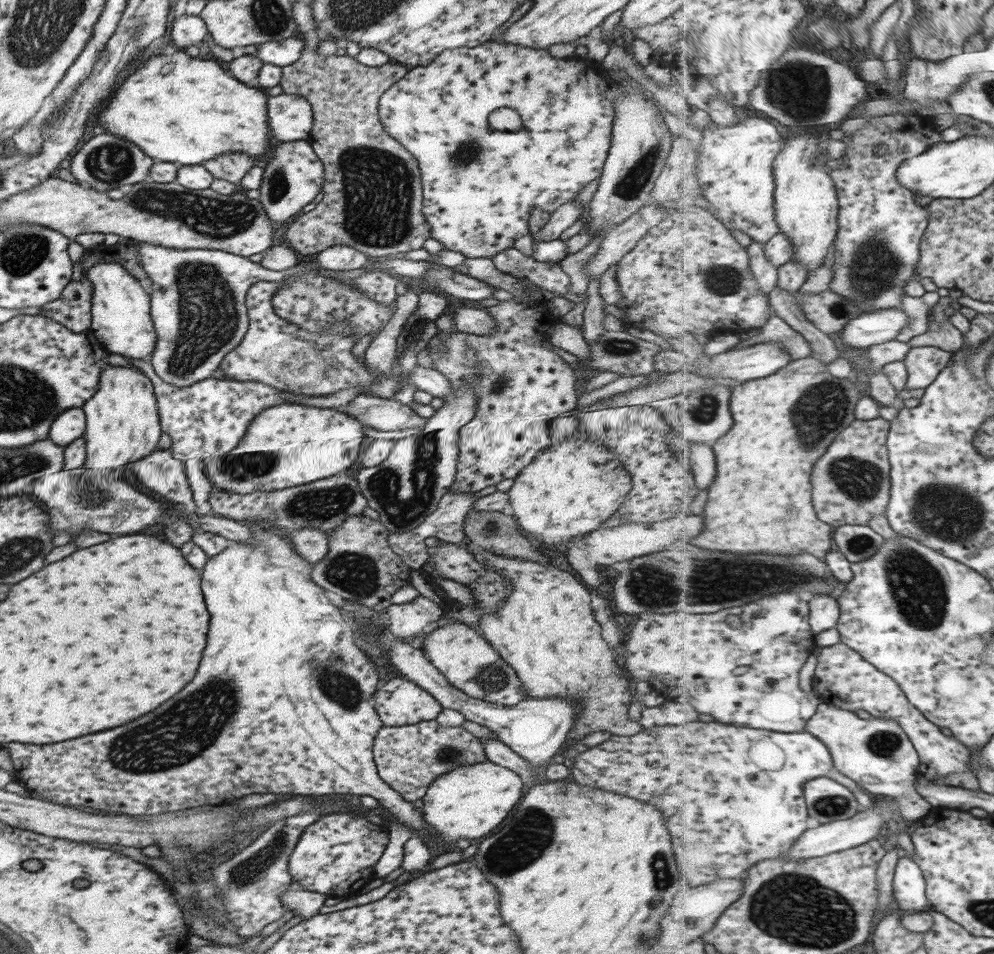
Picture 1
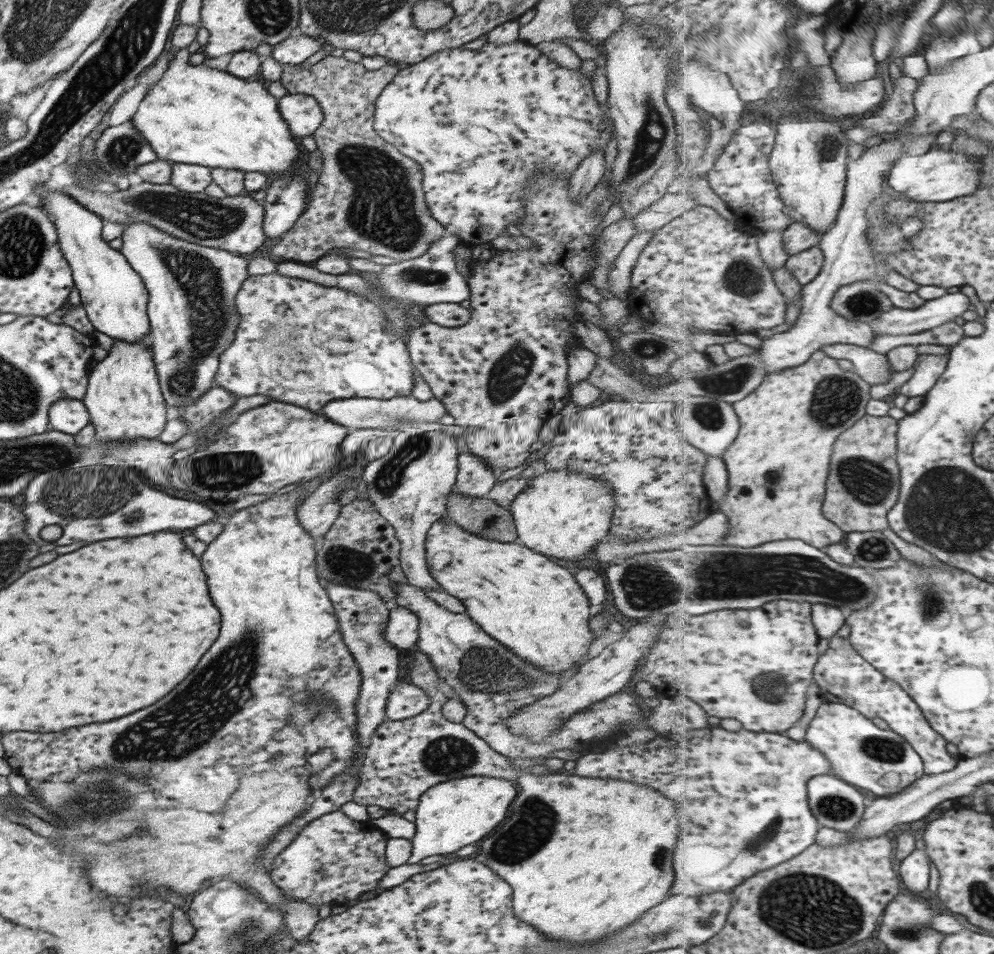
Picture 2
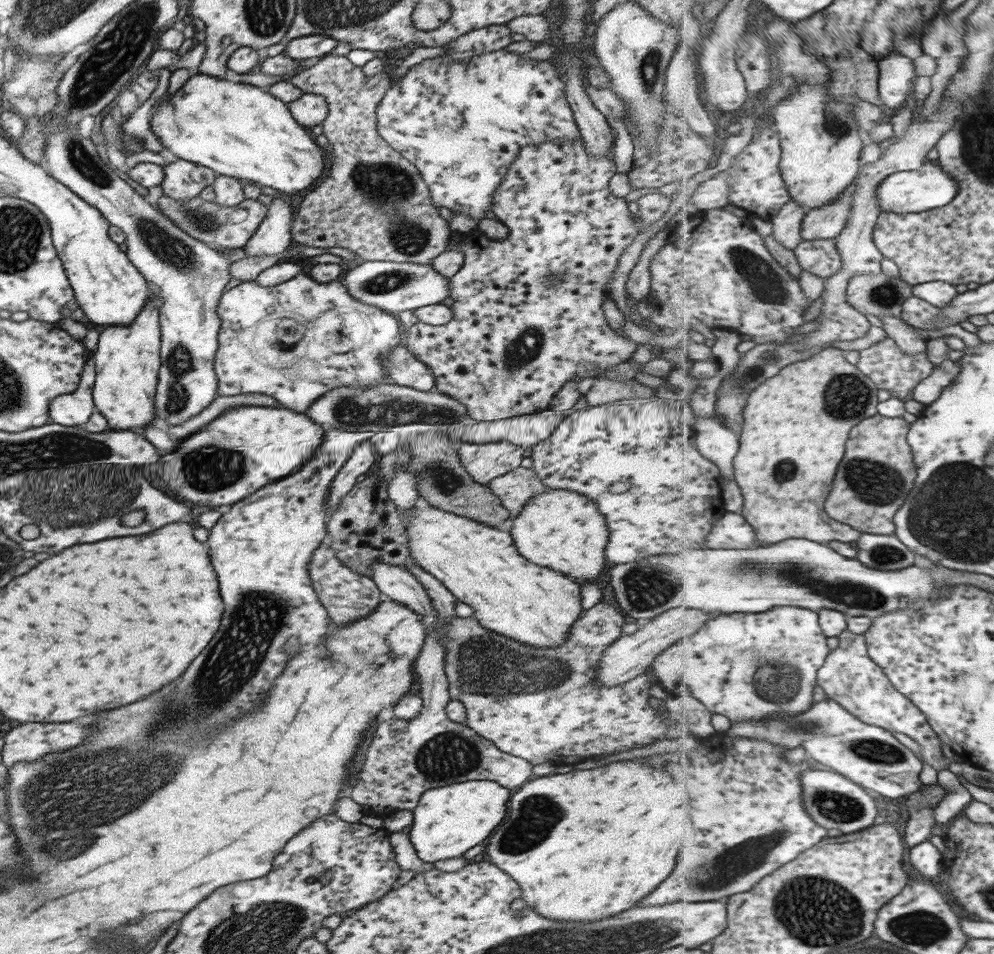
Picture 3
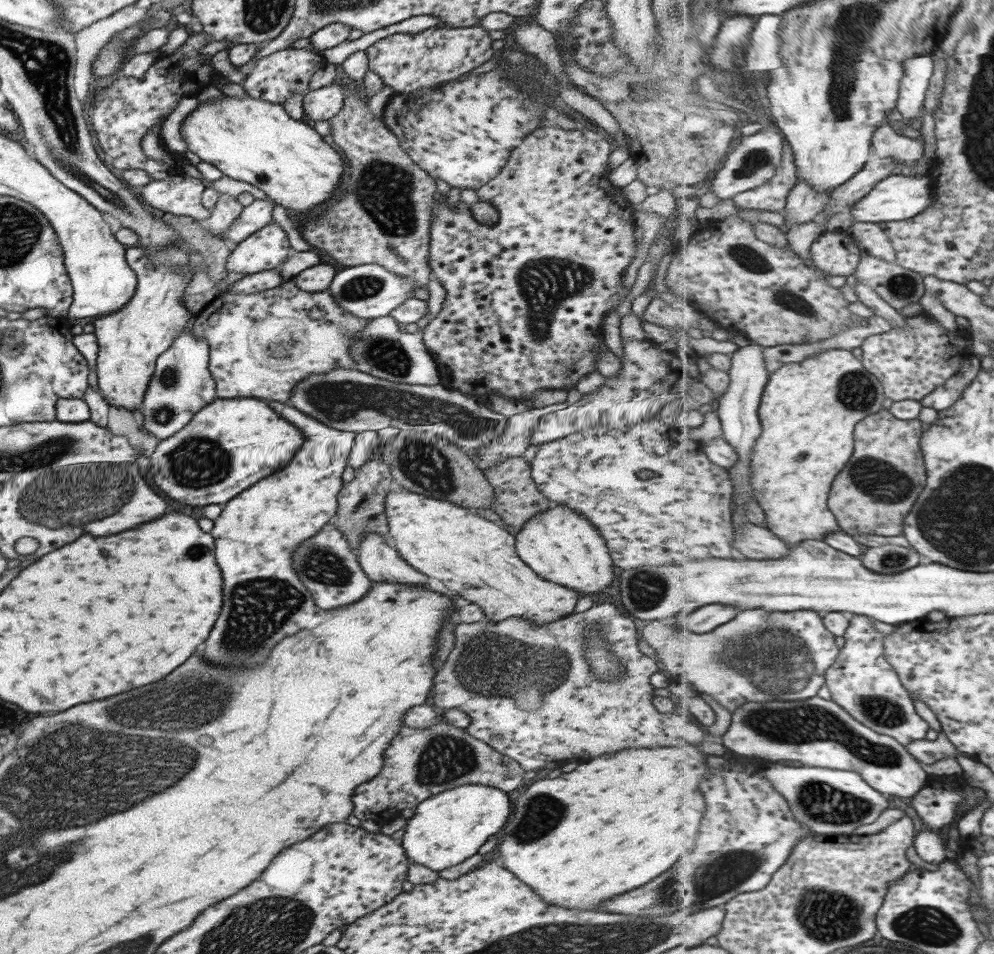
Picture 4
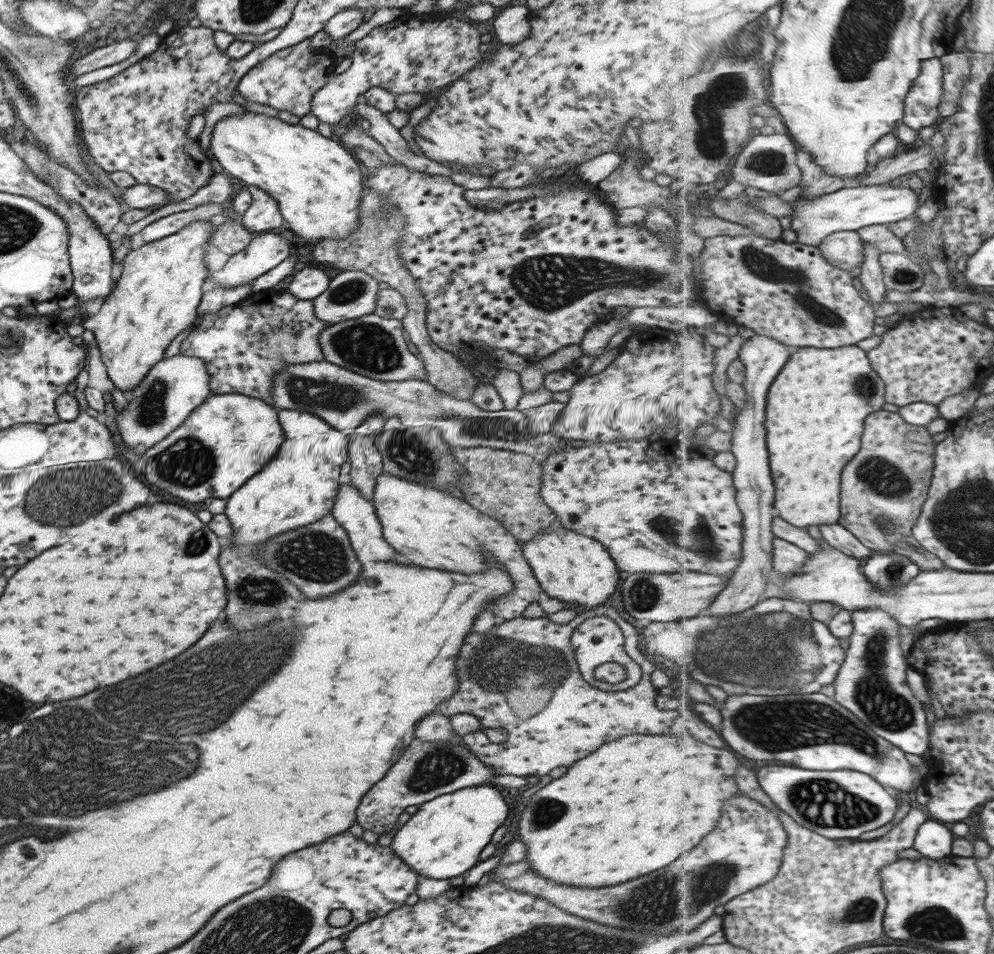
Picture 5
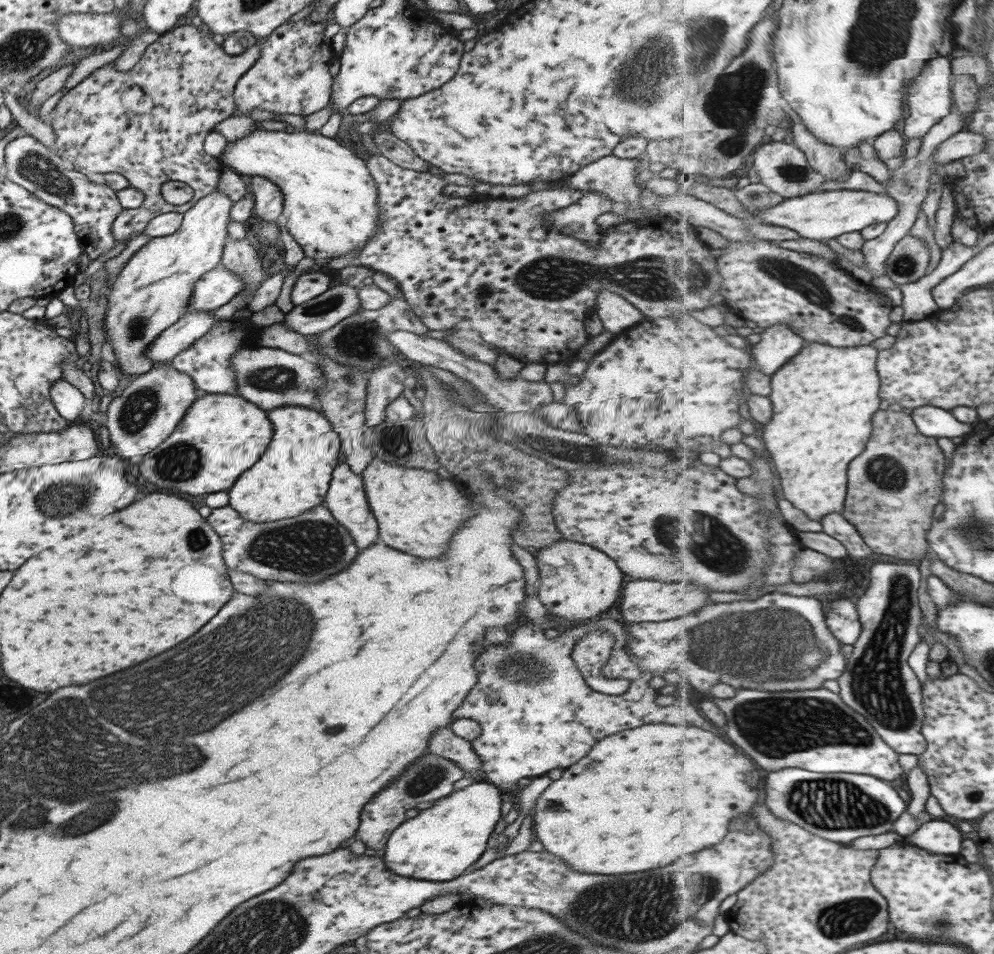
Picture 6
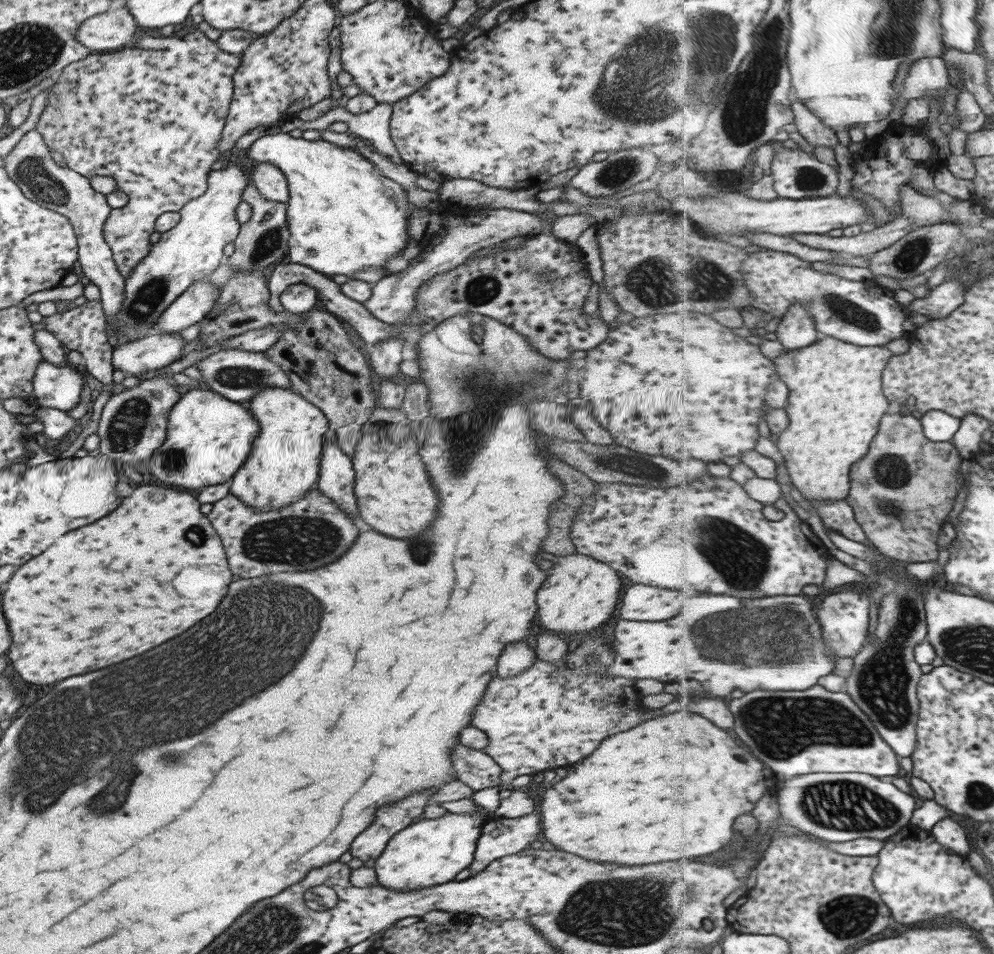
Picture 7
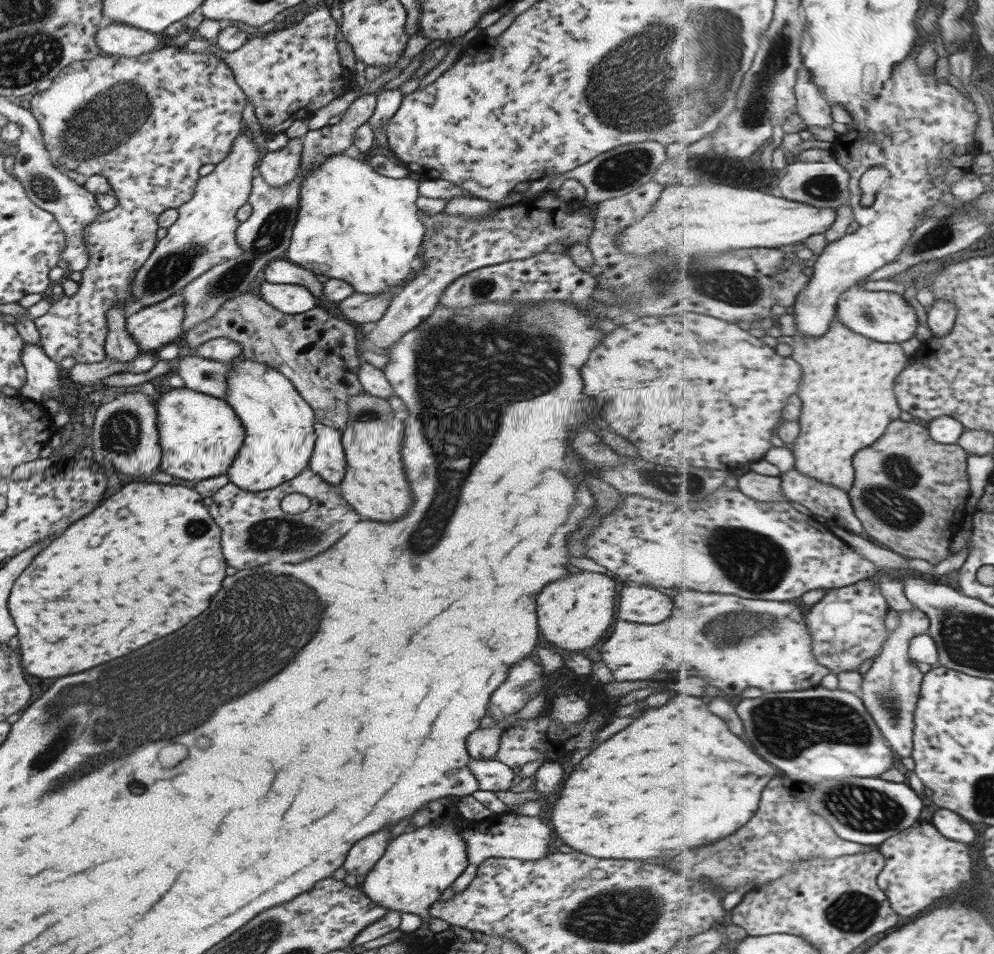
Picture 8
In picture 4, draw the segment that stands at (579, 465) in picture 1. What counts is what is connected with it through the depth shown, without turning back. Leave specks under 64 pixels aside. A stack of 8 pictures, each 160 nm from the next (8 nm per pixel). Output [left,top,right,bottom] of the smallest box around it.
[514,504,613,594]

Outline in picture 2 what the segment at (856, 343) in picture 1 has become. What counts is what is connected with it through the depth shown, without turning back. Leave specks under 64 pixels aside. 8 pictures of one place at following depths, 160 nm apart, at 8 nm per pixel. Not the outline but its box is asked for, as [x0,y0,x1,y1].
[871,292,971,335]

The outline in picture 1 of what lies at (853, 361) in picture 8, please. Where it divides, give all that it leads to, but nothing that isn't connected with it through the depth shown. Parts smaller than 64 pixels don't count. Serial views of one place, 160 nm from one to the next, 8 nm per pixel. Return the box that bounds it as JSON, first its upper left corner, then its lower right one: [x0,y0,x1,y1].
[693,356,863,559]

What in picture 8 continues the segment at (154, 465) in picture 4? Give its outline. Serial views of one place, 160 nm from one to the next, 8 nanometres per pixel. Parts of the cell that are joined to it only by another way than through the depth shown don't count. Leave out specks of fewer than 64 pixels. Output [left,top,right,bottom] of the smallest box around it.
[154,388,244,480]

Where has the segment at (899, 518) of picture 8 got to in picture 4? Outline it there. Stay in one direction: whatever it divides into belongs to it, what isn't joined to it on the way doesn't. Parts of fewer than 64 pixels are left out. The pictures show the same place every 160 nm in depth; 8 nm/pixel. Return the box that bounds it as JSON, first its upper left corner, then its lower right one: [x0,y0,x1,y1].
[831,410,927,535]

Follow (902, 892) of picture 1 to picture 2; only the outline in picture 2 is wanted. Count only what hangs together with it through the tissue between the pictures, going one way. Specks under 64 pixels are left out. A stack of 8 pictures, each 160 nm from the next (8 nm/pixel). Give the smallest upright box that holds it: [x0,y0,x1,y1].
[899,849,932,895]

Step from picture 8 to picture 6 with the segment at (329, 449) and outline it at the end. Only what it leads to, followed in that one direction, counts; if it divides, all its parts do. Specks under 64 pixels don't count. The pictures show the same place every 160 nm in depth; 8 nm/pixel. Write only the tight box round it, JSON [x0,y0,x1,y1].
[323,463,379,551]

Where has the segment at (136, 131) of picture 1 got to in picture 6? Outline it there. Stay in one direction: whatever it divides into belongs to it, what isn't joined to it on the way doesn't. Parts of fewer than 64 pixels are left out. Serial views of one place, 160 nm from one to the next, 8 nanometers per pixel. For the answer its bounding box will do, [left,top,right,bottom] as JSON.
[216,130,380,269]

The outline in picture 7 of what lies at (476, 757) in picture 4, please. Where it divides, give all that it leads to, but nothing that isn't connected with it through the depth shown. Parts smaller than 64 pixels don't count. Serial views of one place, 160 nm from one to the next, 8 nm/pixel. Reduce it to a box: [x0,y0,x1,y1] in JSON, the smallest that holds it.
[349,787,438,863]

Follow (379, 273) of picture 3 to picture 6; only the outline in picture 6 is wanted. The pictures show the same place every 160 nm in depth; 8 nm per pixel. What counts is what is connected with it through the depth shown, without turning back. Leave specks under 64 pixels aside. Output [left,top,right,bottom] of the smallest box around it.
[284,284,360,335]

